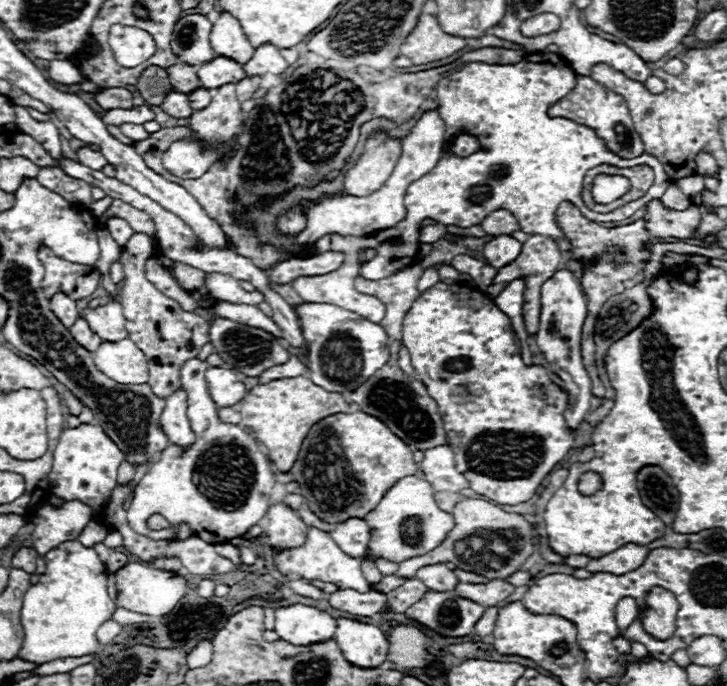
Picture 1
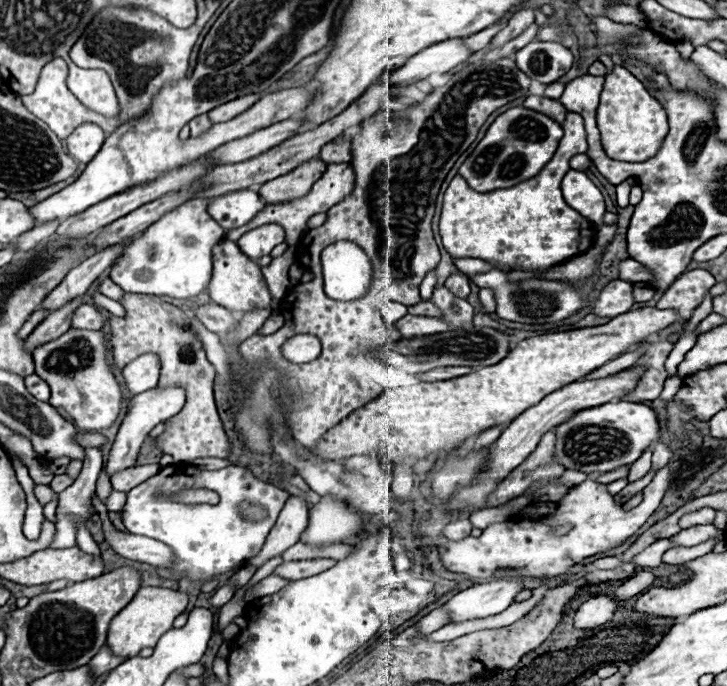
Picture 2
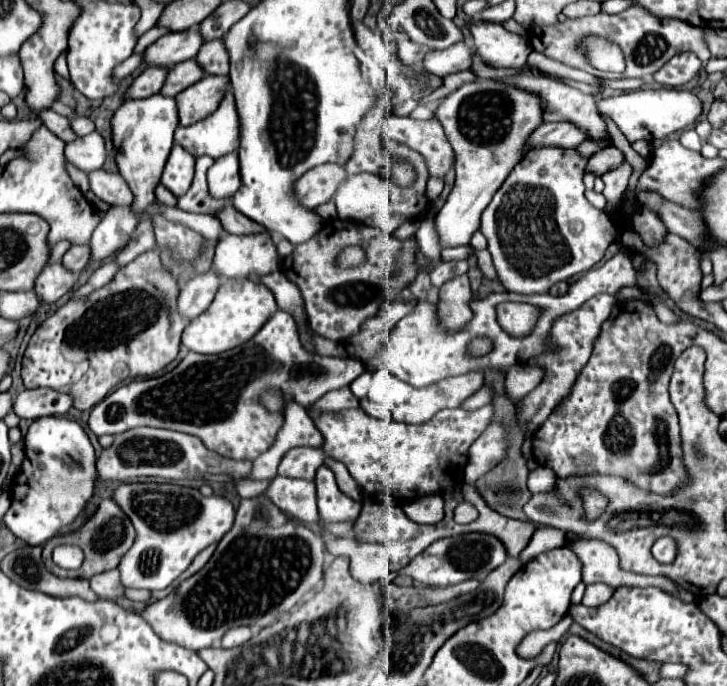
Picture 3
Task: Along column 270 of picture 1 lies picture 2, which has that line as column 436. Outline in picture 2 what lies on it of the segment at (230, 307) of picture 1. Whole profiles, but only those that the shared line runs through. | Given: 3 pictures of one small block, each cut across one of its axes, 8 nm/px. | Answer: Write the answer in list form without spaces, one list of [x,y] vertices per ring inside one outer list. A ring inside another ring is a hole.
[[[406,314],[396,322],[396,330],[402,334],[404,340],[416,338],[416,336],[432,336],[436,332],[444,332],[448,326],[438,318],[426,318],[426,316],[412,316]]]

